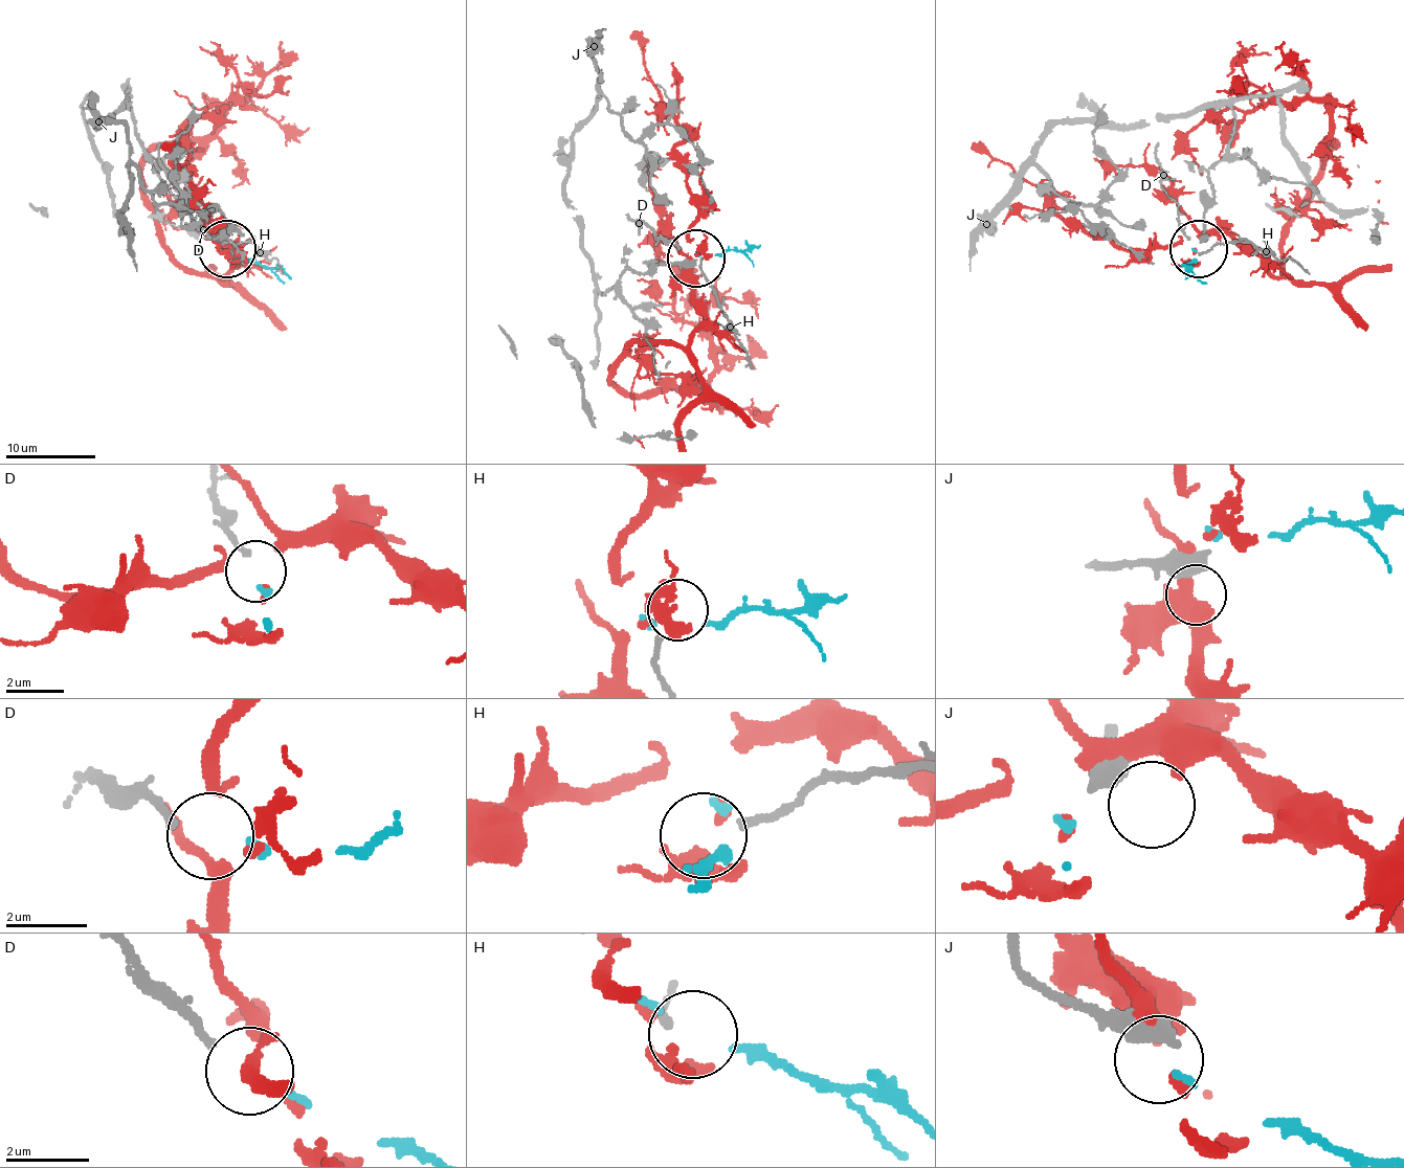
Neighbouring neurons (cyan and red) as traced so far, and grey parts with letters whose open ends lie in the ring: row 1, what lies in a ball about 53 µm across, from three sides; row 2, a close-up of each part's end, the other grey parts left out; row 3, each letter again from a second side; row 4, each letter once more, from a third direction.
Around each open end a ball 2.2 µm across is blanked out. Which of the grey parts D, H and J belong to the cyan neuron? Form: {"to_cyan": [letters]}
{"to_cyan": ["D"]}

